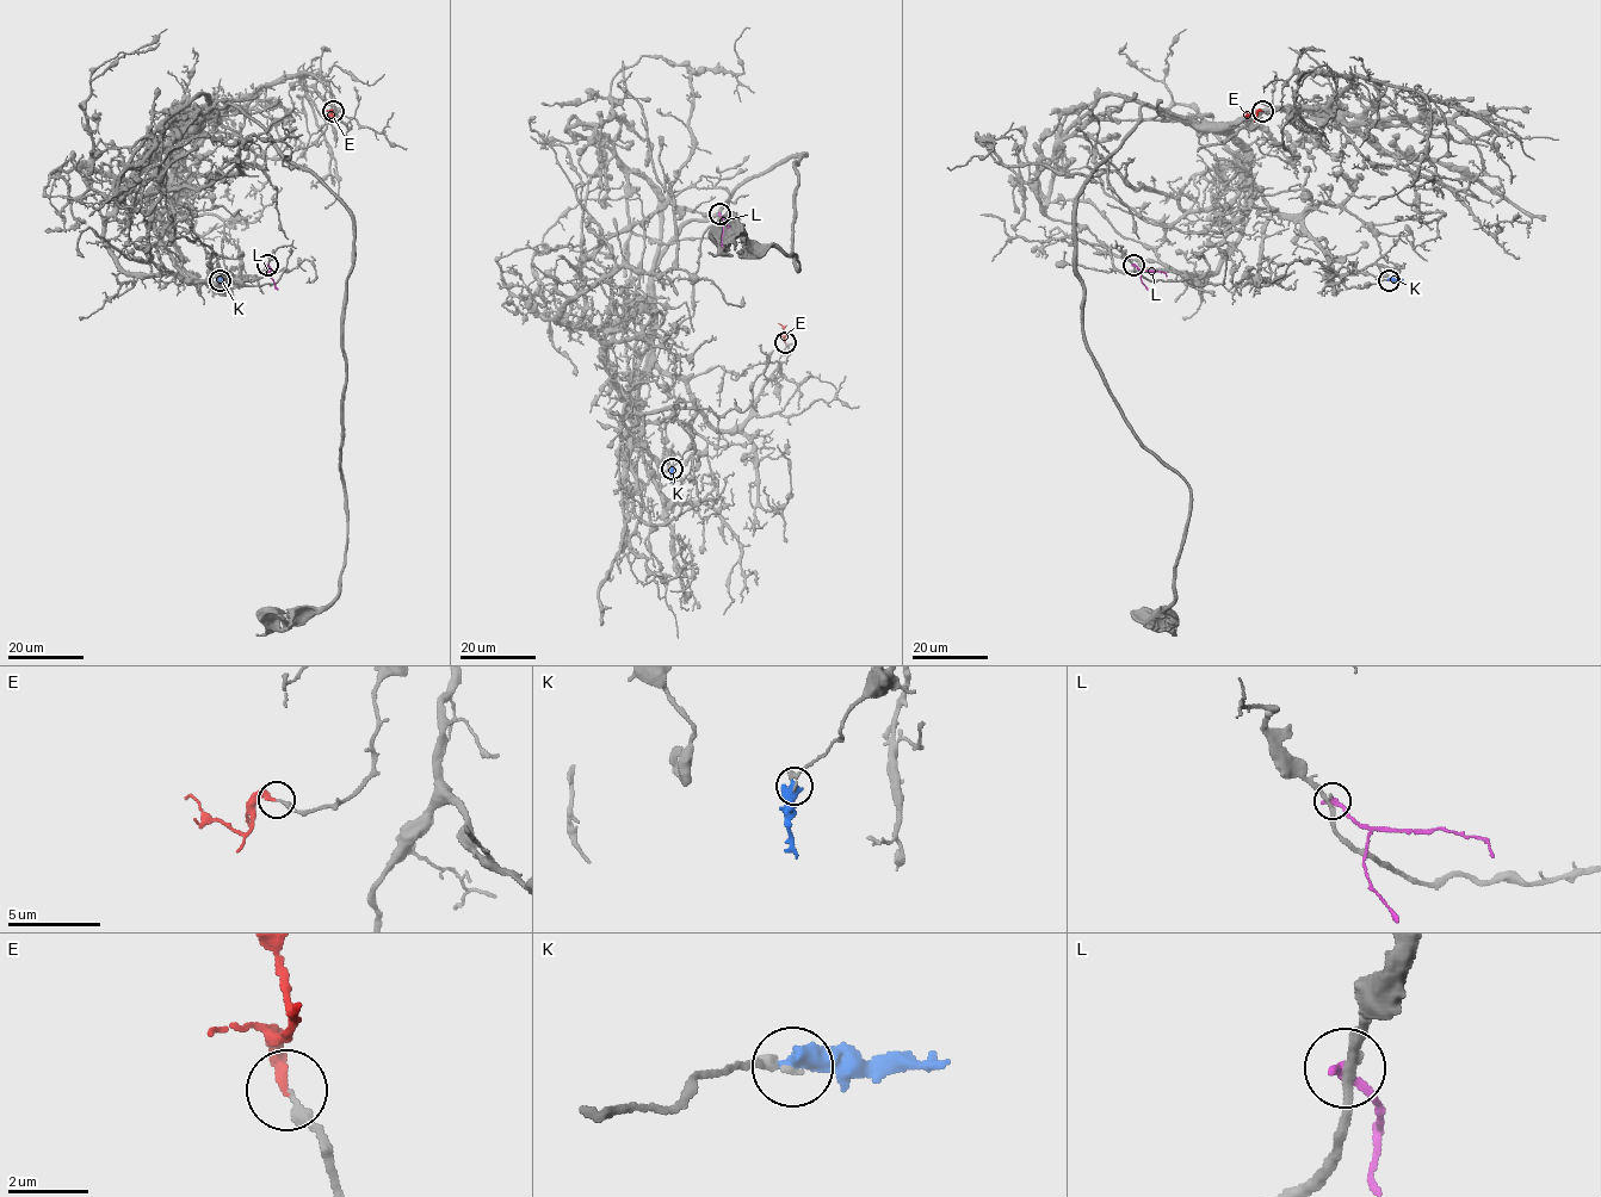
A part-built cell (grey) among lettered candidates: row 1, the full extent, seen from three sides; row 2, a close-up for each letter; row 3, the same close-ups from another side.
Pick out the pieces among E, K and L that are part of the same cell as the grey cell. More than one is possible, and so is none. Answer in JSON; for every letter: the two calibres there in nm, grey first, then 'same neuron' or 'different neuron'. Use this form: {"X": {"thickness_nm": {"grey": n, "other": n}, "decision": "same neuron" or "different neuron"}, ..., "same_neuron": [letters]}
{"E": {"thickness_nm": {"grey": 240, "other": 240}, "decision": "same neuron"}, "K": {"thickness_nm": {"grey": 240, "other": 550}, "decision": "different neuron"}, "L": {"thickness_nm": {"grey": 240, "other": 280}, "decision": "different neuron"}, "same_neuron": ["E"]}

